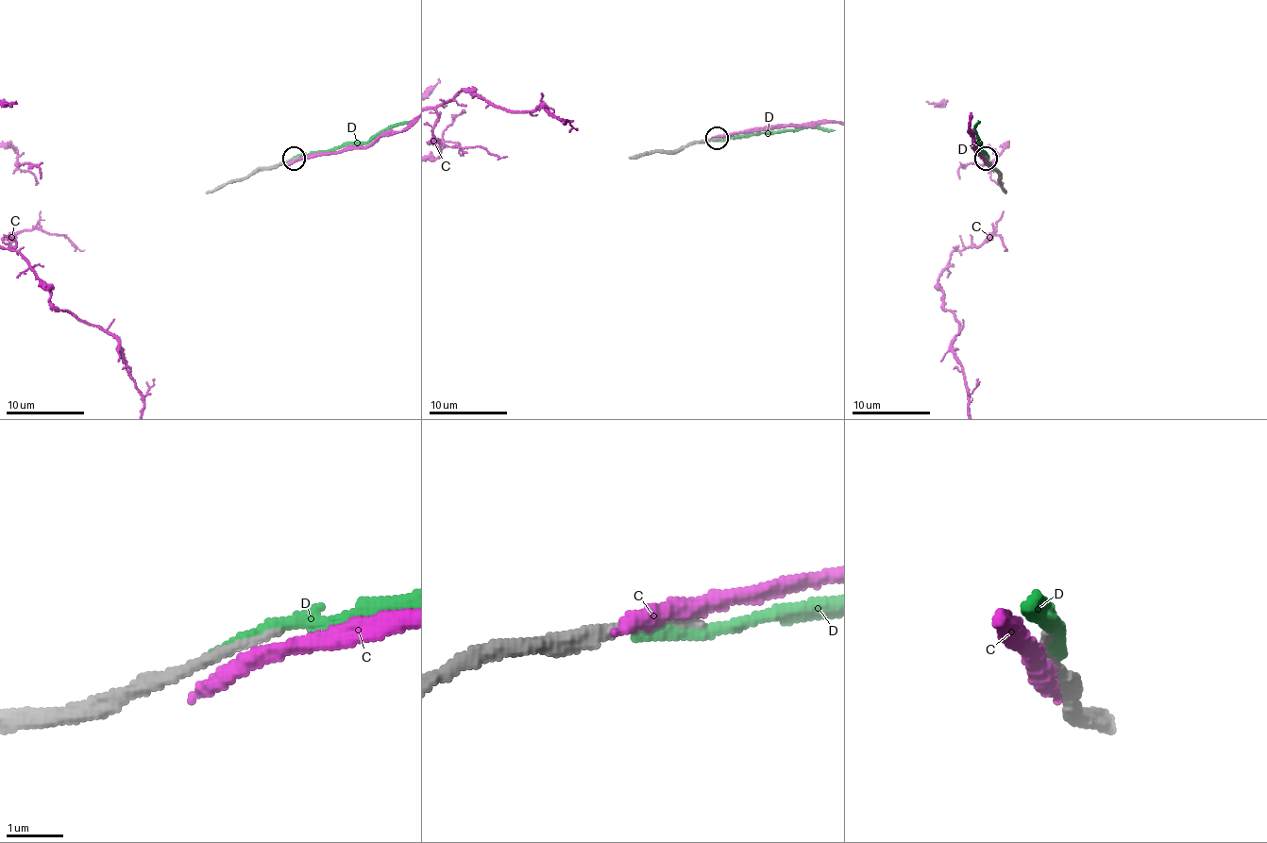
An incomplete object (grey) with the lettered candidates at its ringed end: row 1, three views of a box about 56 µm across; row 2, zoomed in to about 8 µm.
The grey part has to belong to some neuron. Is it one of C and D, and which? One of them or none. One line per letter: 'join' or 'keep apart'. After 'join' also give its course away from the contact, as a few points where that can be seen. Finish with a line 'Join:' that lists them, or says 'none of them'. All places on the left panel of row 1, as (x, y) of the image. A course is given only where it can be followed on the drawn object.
C: keep apart
D: join | via (292, 159), (333, 151), (350, 143), (368, 143), (383, 131), (411, 120)
Join: D

